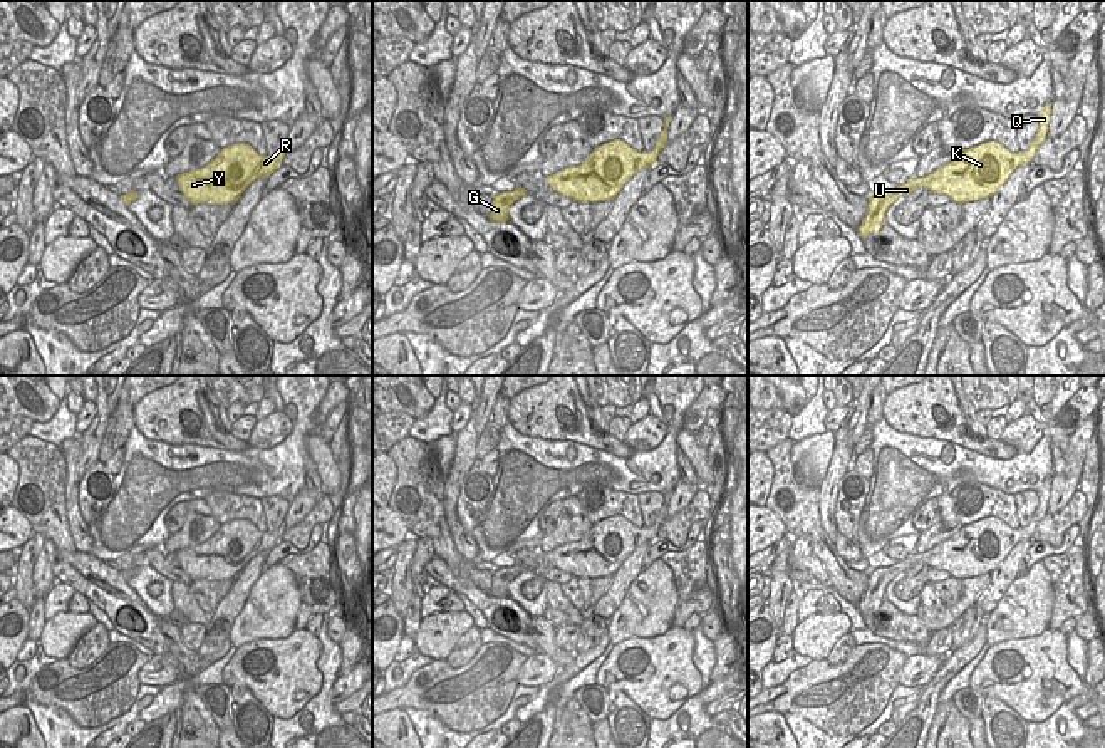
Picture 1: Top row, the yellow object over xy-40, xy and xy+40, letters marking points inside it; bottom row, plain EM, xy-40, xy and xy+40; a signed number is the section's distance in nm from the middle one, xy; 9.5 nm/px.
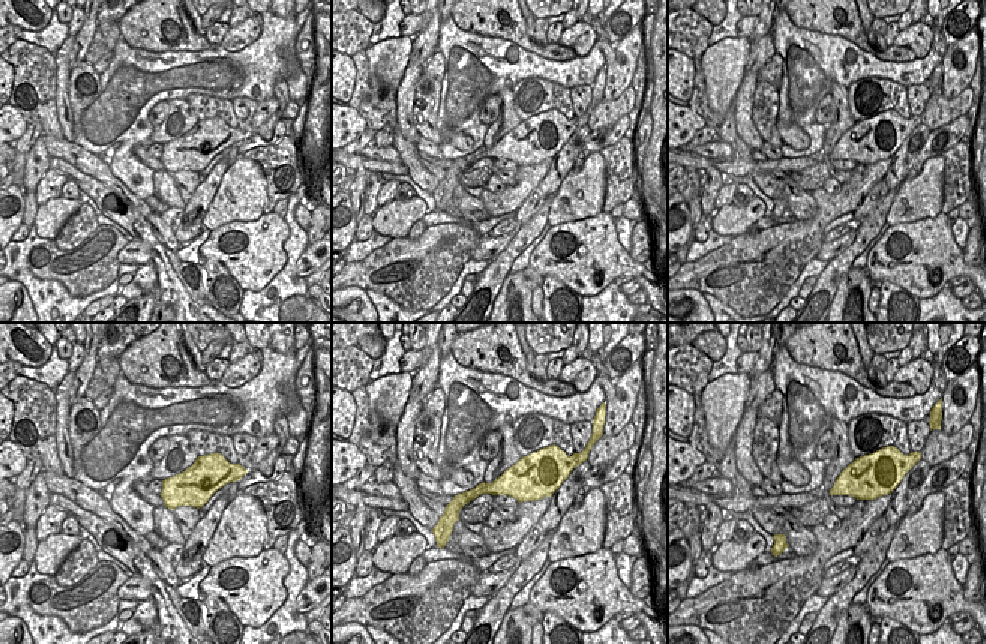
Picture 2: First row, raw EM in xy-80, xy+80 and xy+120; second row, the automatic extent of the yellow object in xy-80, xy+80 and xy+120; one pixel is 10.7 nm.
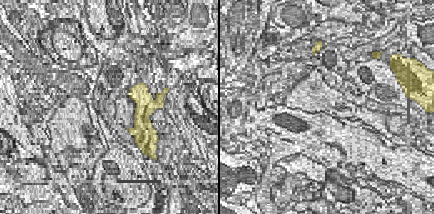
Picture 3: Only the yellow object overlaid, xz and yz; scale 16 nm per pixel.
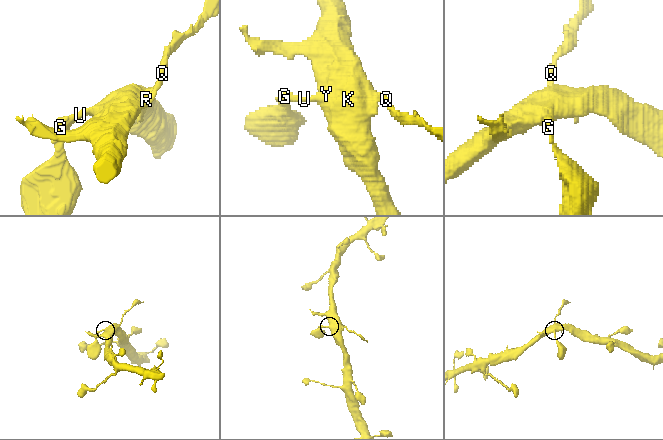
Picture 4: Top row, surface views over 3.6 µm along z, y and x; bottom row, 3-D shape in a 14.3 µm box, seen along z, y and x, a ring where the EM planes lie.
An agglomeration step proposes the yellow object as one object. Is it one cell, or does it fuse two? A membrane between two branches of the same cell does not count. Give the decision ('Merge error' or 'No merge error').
Merge error

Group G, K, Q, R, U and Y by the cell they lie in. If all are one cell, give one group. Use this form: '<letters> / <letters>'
G K R U Y / Q

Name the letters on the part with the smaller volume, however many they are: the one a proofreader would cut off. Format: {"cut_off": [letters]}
{"cut_off": ["Q"]}

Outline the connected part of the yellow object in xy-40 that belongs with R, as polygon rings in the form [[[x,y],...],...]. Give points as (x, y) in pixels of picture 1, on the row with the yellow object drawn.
[[[236,143],[220,149],[206,166],[178,174],[183,196],[193,205],[228,205],[260,176],[270,176],[285,156],[282,148],[277,158],[260,156],[250,144]]]

